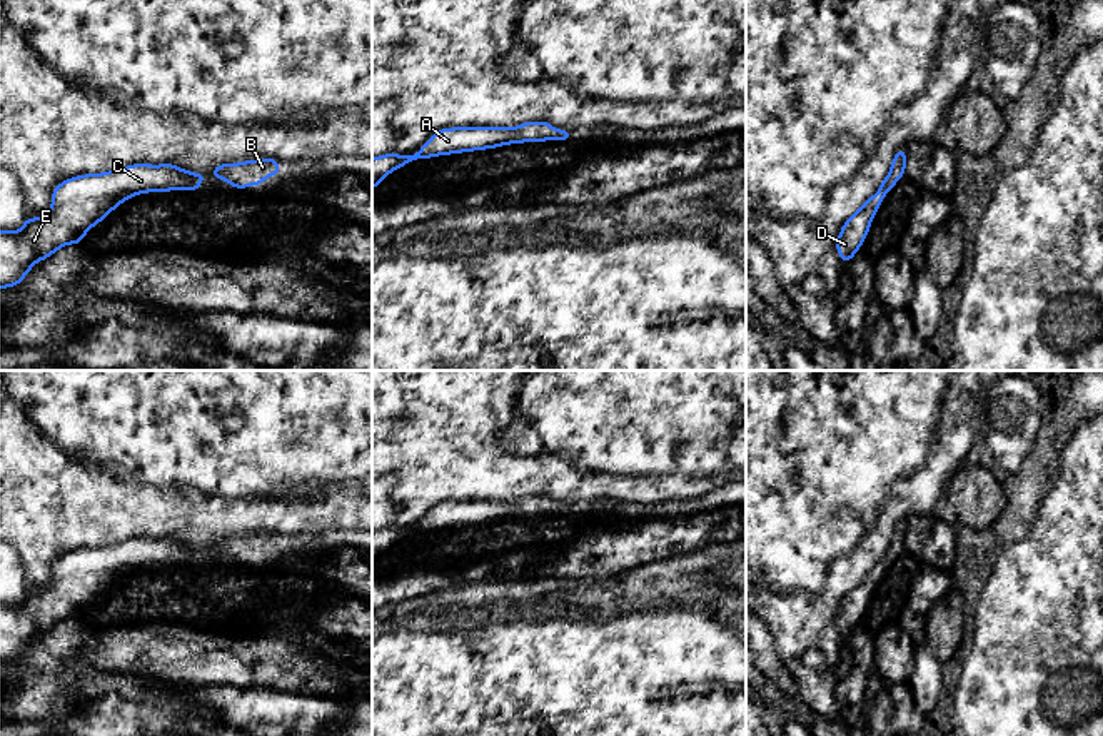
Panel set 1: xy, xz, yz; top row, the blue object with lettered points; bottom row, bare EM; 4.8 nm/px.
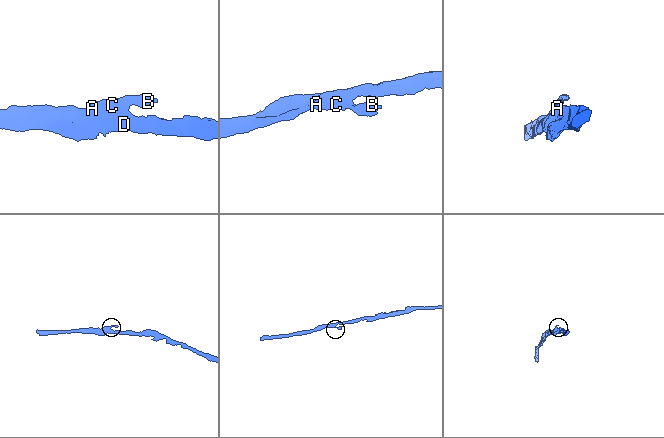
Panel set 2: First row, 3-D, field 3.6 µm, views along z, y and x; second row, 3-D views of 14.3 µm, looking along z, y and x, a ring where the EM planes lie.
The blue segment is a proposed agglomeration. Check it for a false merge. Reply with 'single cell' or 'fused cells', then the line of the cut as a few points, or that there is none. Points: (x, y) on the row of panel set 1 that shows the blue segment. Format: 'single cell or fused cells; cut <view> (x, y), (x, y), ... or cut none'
single cell; cut none

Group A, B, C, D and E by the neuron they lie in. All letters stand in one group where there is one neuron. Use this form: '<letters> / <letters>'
A B C D E

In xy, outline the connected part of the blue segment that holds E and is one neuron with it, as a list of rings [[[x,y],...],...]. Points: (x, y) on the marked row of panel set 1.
[[[135,164],[58,184],[45,217],[25,217],[18,232],[0,230],[0,287],[20,284],[37,260],[48,259],[60,247],[82,244],[88,229],[135,194],[197,190],[205,177],[174,164]]]

